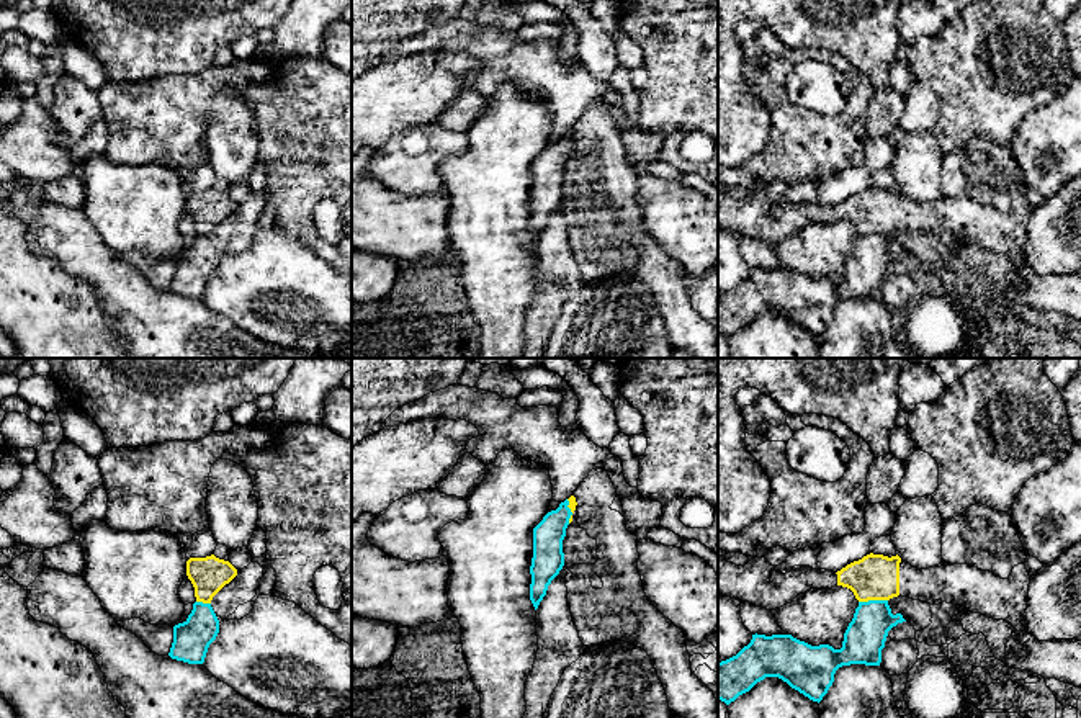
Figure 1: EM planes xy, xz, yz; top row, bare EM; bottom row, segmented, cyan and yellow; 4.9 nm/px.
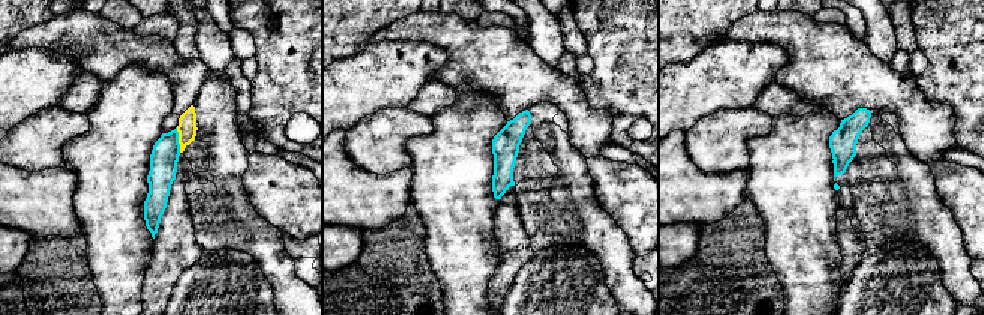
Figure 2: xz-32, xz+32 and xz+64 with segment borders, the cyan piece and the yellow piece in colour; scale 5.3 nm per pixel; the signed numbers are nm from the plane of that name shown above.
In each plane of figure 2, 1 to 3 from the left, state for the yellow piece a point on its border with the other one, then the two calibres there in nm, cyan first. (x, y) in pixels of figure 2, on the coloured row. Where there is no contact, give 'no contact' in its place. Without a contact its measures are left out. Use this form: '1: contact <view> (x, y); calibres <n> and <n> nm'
1: contact xz-32 (177, 140); calibres 150 and 100 nm
2: no contact
3: no contact

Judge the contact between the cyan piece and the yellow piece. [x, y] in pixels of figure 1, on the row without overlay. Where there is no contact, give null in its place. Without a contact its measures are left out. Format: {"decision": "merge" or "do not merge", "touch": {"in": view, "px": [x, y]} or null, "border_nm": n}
{"decision": "do not merge", "touch": {"in": "yz", "px": [872, 234]}, "border_nm": 140}

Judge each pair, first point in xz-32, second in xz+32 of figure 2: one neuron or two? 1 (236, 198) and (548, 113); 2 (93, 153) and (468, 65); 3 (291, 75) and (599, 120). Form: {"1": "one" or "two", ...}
{"1": "one", "2": "two", "3": "two"}

